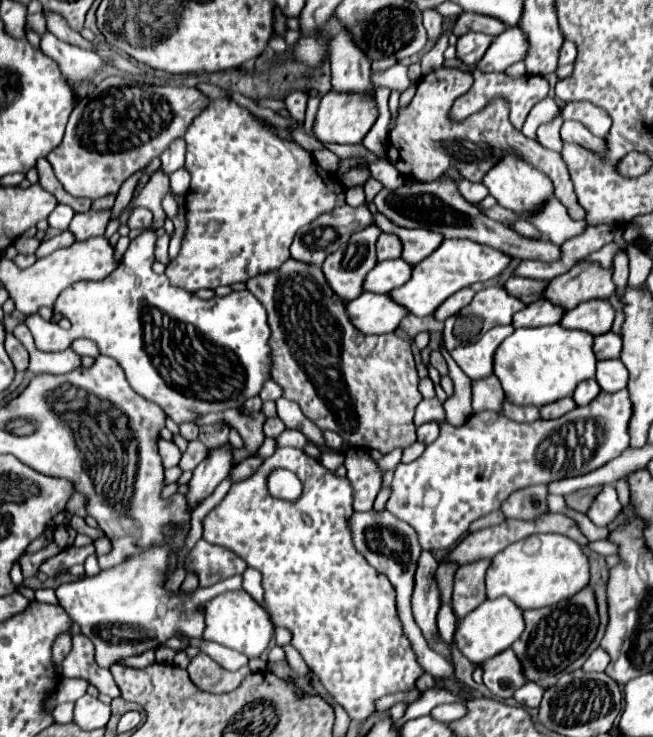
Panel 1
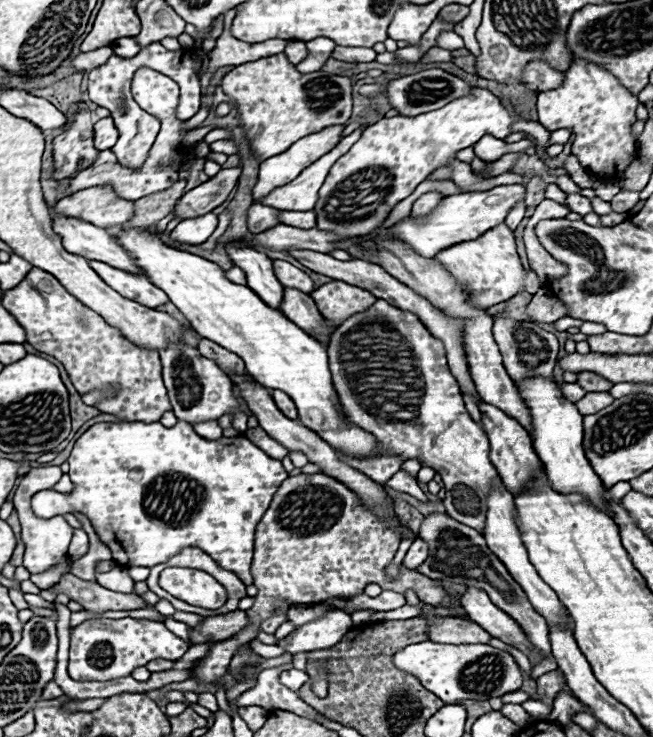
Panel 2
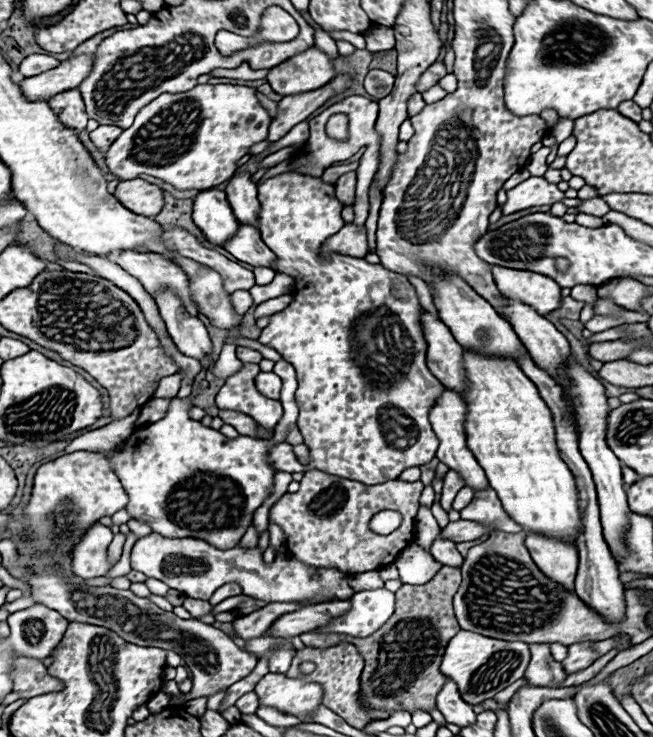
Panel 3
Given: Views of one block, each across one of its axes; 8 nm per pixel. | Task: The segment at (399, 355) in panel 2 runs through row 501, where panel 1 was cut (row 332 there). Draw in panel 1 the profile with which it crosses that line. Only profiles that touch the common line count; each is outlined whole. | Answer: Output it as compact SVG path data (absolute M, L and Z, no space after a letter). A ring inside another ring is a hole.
M492 286L492 288L480 290L466 308L462 308L456 316L452 316L452 318L448 318L444 322L444 342L446 342L446 348L454 350L458 346L464 346L464 344L470 344L470 342L482 338L494 326L510 324L512 316L518 310L522 310L524 306L526 304L522 304L518 298L514 298L508 292L504 292L504 288L500 288L500 286Z

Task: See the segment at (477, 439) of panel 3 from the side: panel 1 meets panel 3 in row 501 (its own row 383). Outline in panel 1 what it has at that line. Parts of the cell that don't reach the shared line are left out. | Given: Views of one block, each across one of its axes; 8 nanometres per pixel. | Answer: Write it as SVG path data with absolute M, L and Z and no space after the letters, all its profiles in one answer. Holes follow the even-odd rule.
M560 324L516 330L494 354L494 374L502 384L506 400L518 406L542 408L572 396L582 380L594 378L596 358L592 352L592 338L594 336L588 332L566 330Z

